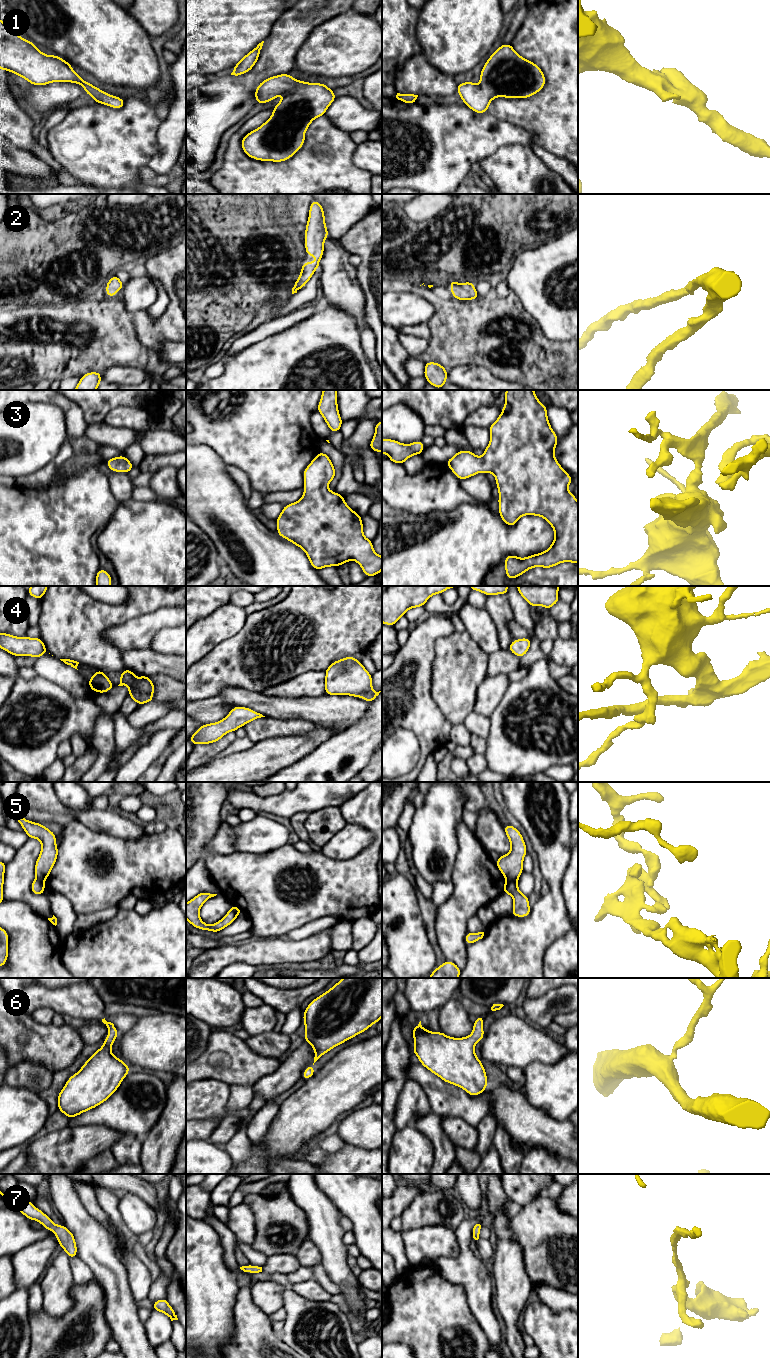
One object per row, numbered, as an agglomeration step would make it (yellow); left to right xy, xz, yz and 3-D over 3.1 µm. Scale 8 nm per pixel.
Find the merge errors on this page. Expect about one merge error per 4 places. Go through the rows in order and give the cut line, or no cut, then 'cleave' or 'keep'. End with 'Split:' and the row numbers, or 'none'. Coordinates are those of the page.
1: cut none; keep
2: cut none; keep
3: cut none; keep
4: cut none; keep
5: cut none; keep
6: cut none; keep
7: cut none; keep
Split: none

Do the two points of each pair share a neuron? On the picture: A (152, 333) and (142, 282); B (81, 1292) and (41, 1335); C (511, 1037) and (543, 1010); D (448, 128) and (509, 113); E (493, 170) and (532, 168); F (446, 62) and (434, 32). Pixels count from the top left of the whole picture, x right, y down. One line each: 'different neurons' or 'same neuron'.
A: different neurons
B: same neuron
C: different neurons
D: different neurons
E: same neuron
F: same neuron

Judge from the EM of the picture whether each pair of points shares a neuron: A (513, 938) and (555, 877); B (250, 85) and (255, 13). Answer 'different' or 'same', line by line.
A: same
B: different

